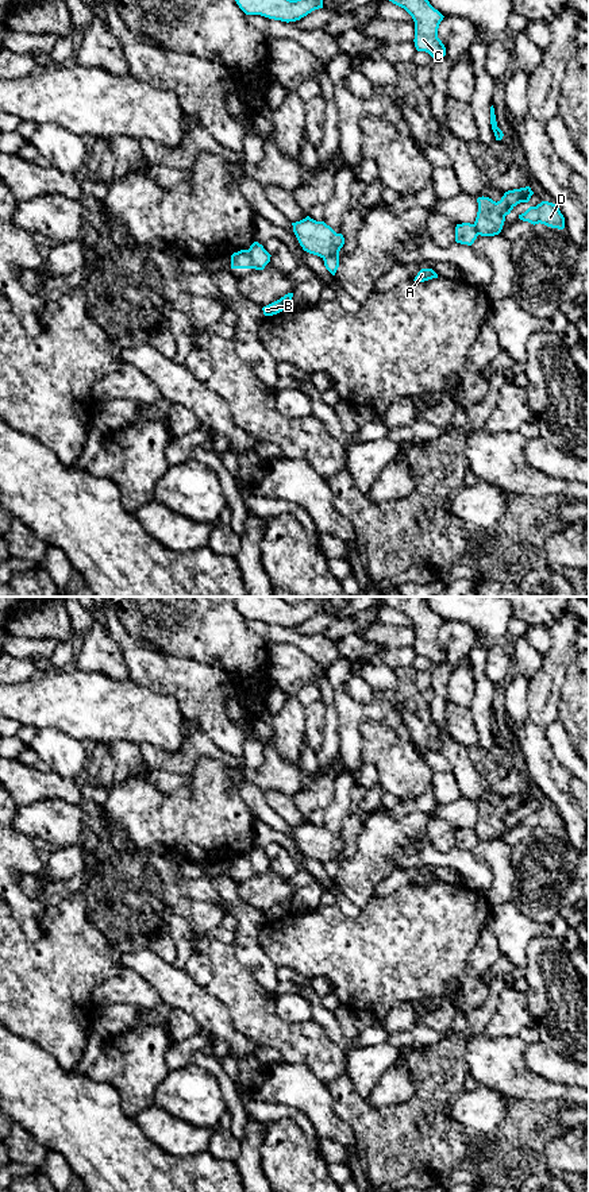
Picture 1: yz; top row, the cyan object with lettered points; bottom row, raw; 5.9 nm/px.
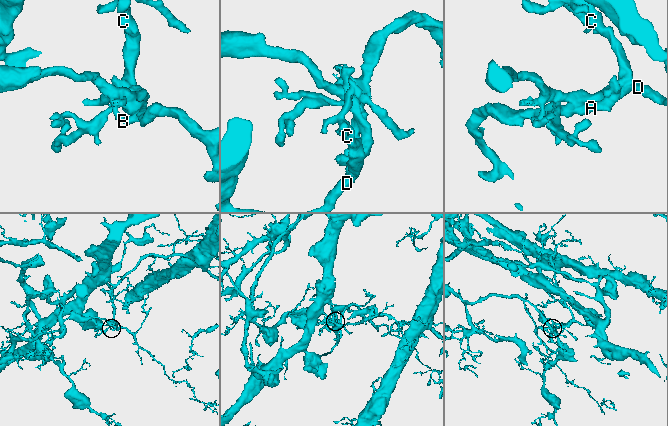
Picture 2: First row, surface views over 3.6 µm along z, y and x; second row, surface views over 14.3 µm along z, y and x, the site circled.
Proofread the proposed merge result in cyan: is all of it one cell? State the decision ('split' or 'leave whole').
split

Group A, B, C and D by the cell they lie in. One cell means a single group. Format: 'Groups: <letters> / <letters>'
Groups: A B C / D

